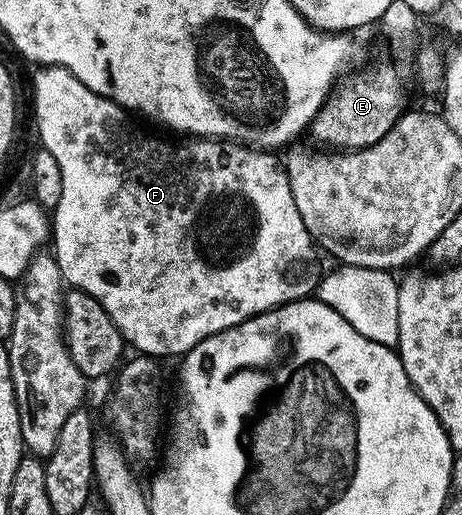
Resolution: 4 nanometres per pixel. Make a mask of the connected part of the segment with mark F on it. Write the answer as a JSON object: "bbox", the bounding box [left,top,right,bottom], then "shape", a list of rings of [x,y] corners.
{"bbox":[32,66,322,360],"shape":[[[40,66],[37,71],[32,78],[32,98],[36,101],[39,145],[48,150],[54,160],[58,160],[58,168],[62,172],[62,200],[58,200],[56,209],[50,214],[50,246],[56,255],[60,277],[71,289],[94,296],[94,300],[98,300],[98,304],[106,308],[110,320],[114,320],[125,343],[131,349],[133,346],[133,351],[157,360],[165,360],[171,354],[183,356],[202,340],[234,328],[256,314],[273,310],[275,306],[301,301],[317,289],[317,283],[322,277],[322,269],[316,263],[318,250],[298,212],[298,204],[294,204],[294,192],[290,188],[285,163],[281,159],[279,162],[275,153],[218,138],[188,136],[183,140],[176,140],[180,142],[163,142],[160,138],[151,138],[135,122],[137,119],[129,111],[119,106],[113,98],[90,92],[90,88],[86,88],[86,84],[82,84],[82,80],[78,80],[78,76],[74,76],[66,68]]]}

